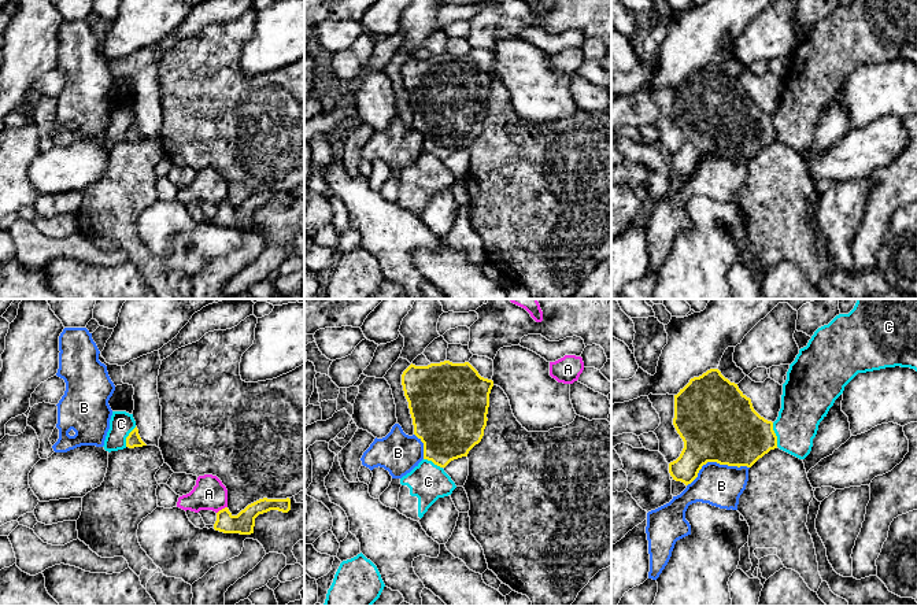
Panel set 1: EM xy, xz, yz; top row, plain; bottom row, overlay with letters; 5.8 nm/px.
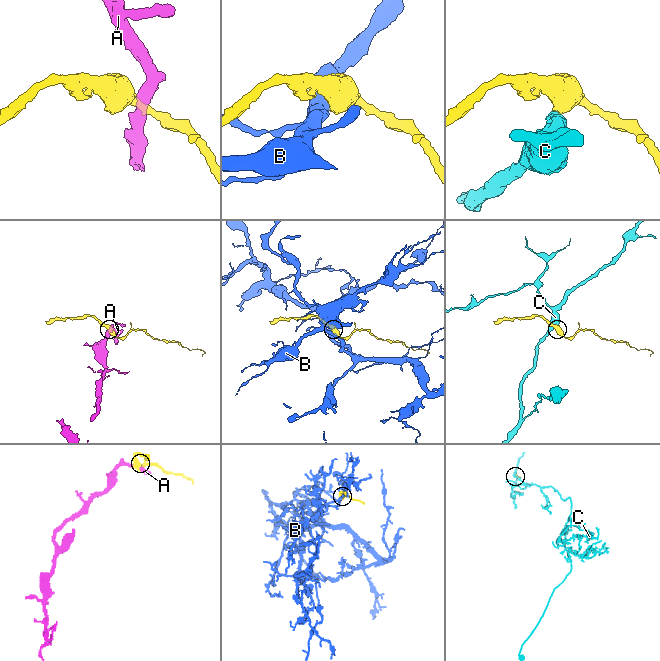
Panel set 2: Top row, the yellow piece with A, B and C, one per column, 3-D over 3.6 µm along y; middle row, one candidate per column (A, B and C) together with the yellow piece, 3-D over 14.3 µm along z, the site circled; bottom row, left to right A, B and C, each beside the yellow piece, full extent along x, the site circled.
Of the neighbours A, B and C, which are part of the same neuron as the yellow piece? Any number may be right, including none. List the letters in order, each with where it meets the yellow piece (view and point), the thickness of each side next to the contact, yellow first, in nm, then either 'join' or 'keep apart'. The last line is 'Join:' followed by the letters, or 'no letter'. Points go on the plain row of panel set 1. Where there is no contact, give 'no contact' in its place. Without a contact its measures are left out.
A: meets yellow in xy at (222, 202); 120 nm thick on the yellow side, 190 nm on the other; keep apart
B: meets yellow in yz at (716, 154); 460 nm thick on the yellow side, 260 nm on the other; keep apart
C: meets yellow in yz at (775, 128); 380 nm thick on the yellow side, 280 nm on the other; keep apart
Join: no letter

